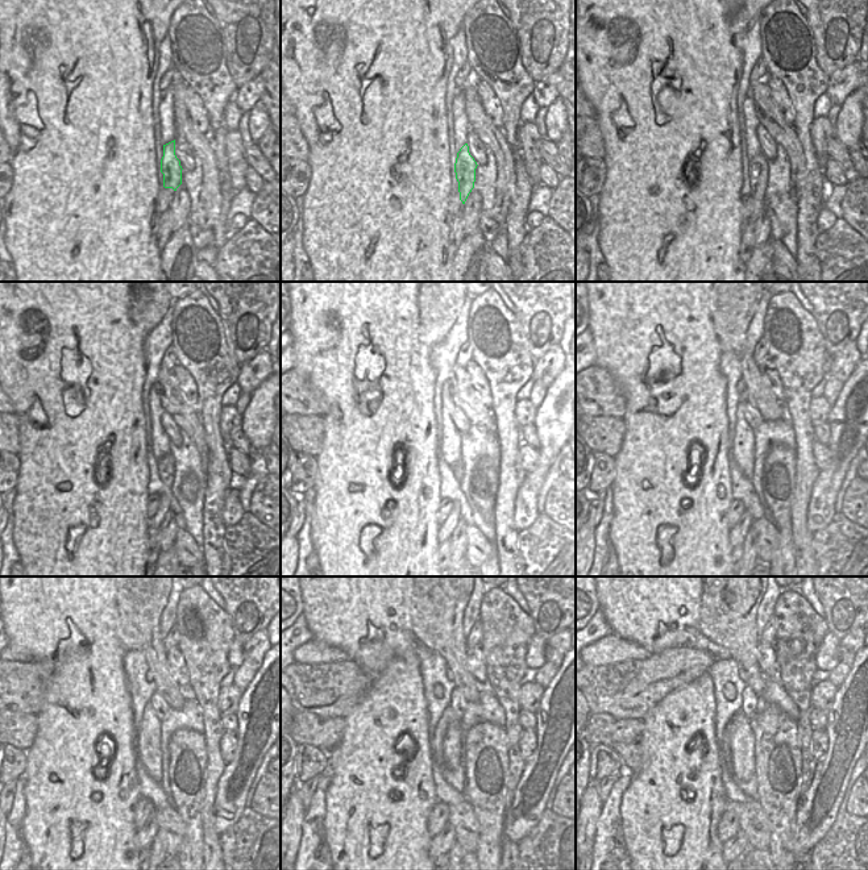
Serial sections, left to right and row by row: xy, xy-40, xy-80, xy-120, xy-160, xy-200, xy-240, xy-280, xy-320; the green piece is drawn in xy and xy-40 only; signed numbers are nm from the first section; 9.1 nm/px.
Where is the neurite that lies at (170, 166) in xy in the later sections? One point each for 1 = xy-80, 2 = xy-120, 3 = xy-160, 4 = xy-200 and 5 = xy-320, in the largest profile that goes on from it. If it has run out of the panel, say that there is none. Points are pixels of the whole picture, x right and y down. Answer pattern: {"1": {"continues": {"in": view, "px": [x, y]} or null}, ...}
{"1": {"continues": {"in": "xy-80", "px": [759, 171]}}, "2": {"continues": {"in": "xy-120", "px": [166, 469]}}, "3": {"continues": {"in": "xy-160", "px": [447, 528]}}, "4": {"continues": {"in": "xy-200", "px": [738, 532]}}, "5": {"continues": {"in": "xy-320", "px": [738, 844]}}}

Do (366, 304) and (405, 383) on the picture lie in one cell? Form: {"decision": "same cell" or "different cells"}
{"decision": "same cell"}

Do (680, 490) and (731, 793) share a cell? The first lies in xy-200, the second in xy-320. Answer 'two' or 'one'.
two

